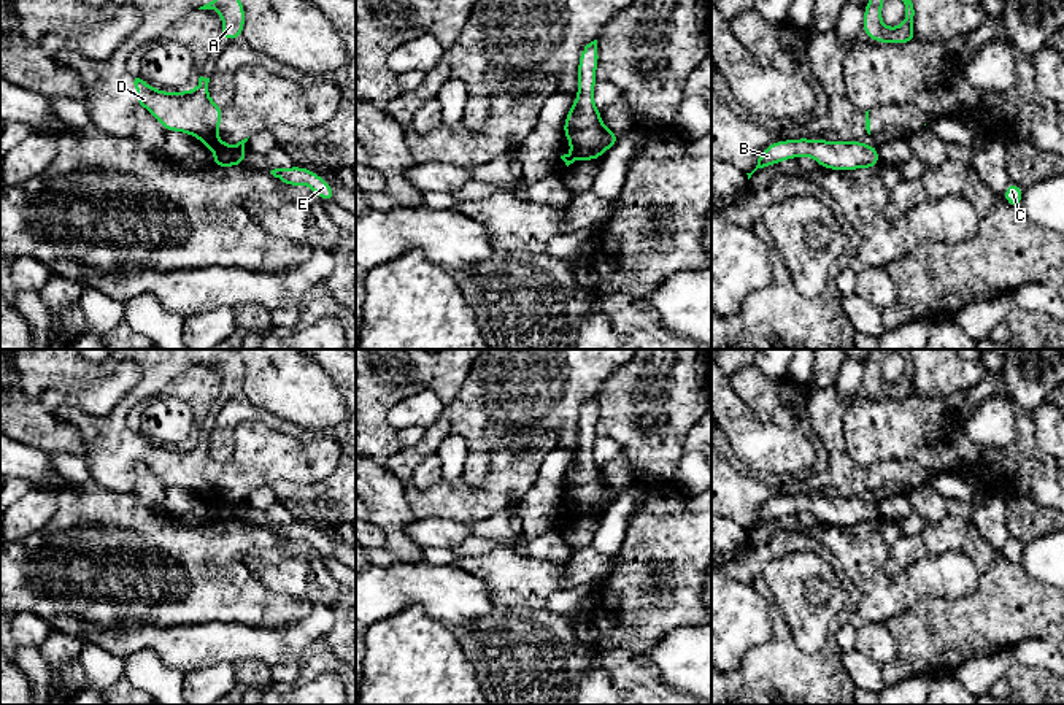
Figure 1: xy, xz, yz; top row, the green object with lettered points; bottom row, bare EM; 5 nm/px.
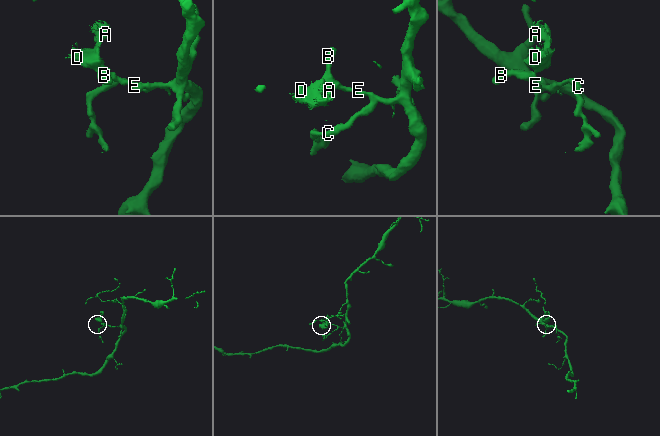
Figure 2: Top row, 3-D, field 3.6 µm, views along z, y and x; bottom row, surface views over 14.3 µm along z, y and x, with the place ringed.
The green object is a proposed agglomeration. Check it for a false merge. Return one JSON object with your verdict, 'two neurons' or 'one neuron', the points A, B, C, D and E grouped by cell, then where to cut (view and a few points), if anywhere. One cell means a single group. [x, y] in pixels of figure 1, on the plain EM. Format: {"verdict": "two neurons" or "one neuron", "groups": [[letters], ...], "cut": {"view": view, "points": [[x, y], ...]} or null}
{"verdict": "two neurons", "groups": [["A", "D"], ["B", "C", "E"]], "cut": {"view": "xy", "points": [[226, 500], [213, 505]]}}

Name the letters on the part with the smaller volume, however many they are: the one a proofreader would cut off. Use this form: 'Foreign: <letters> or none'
Foreign: A, D

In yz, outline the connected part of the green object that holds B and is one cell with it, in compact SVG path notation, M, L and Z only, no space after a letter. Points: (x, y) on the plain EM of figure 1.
M785 495L770 499L759 511L758 521L748 530L748 535L758 524L769 521L778 521L786 514L797 514L800 511L810 511L818 518L818 522L829 526L858 526L875 524L880 521L878 505L875 500L864 500L854 497L826 497L826 495Z

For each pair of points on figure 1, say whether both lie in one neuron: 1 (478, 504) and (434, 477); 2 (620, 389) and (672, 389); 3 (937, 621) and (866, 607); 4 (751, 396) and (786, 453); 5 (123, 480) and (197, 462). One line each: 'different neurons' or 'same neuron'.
1: different neurons
2: same neuron
3: different neurons
4: different neurons
5: same neuron

